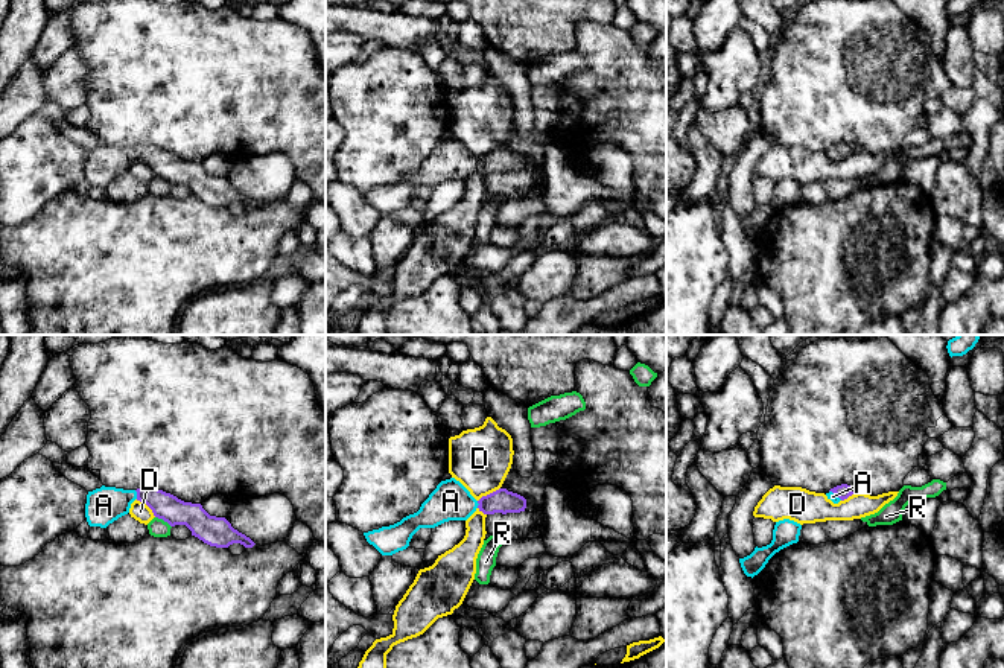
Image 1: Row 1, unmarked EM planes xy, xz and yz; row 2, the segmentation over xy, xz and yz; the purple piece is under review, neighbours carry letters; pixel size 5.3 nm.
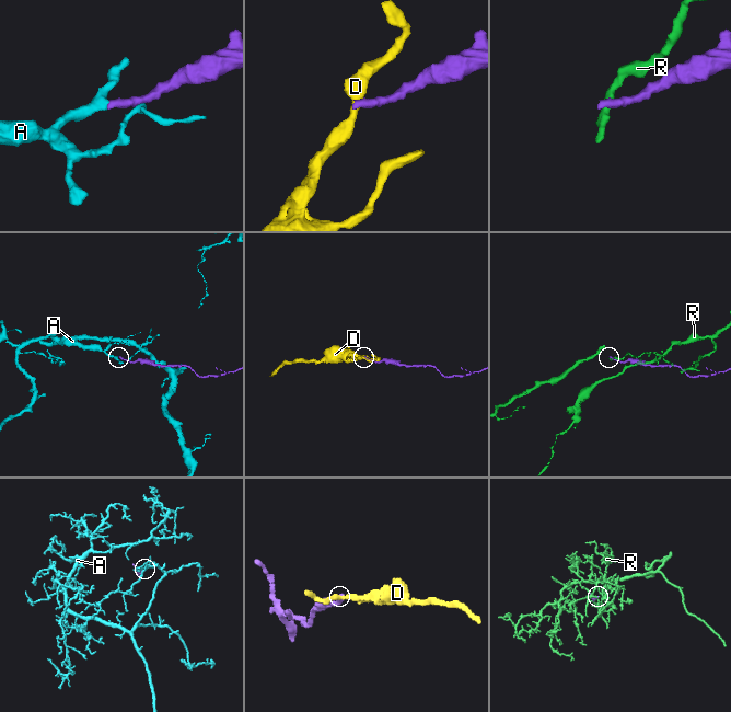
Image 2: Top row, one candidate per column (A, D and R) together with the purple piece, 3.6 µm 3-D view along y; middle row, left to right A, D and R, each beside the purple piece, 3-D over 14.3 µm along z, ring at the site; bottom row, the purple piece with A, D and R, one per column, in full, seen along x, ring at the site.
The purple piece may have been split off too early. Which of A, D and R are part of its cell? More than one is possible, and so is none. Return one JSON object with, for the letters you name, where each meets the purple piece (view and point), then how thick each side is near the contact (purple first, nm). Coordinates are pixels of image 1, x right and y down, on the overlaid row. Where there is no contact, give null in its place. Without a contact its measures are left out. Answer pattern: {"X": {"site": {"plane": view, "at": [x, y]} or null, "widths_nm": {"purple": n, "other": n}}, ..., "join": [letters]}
{"A": {"site": {"plane": "xy", "at": [137, 495]}, "widths_nm": {"purple": 140, "other": 190}}, "join": ["A"]}

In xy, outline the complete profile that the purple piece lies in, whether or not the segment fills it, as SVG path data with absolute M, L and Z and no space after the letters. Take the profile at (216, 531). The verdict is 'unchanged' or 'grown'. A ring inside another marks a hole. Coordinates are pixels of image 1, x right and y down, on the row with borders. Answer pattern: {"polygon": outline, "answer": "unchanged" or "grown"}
{"polygon": "M102 485L88 491L85 504L88 525L106 528L128 514L135 499L146 504L155 517L170 526L186 525L192 536L210 546L228 548L233 543L240 543L245 548L253 548L256 545L249 537L234 530L225 517L210 516L201 504L184 502L155 487L123 490Z", "answer": "grown"}

